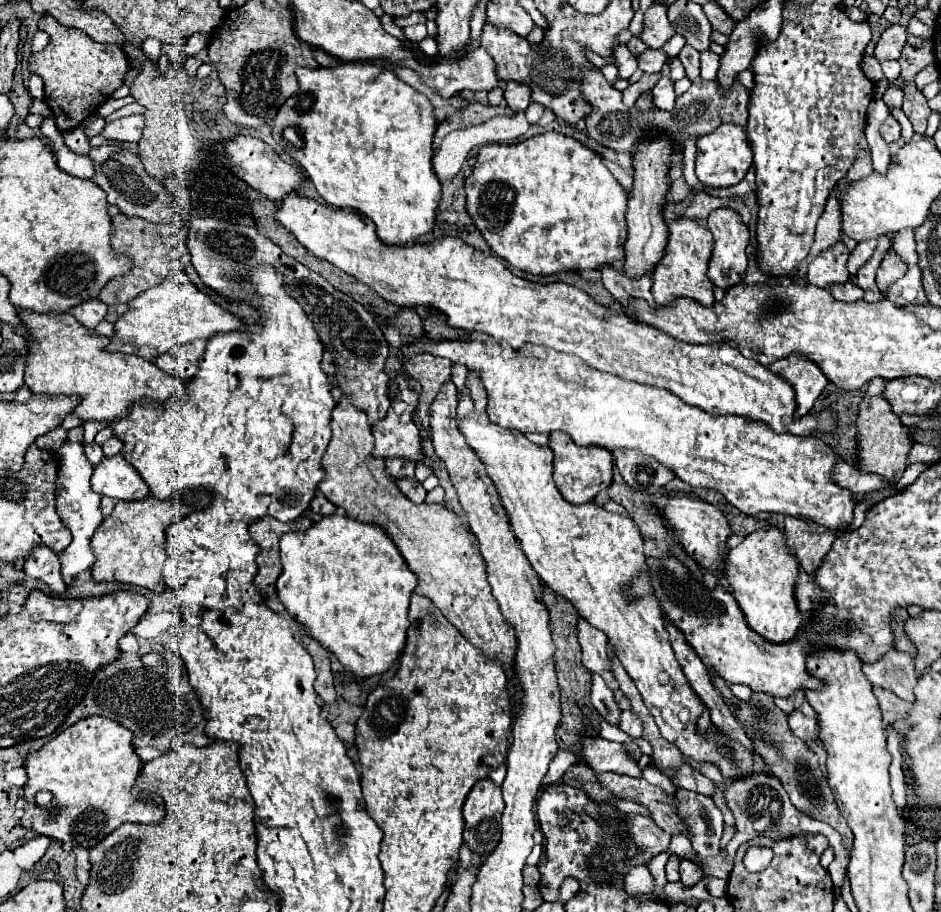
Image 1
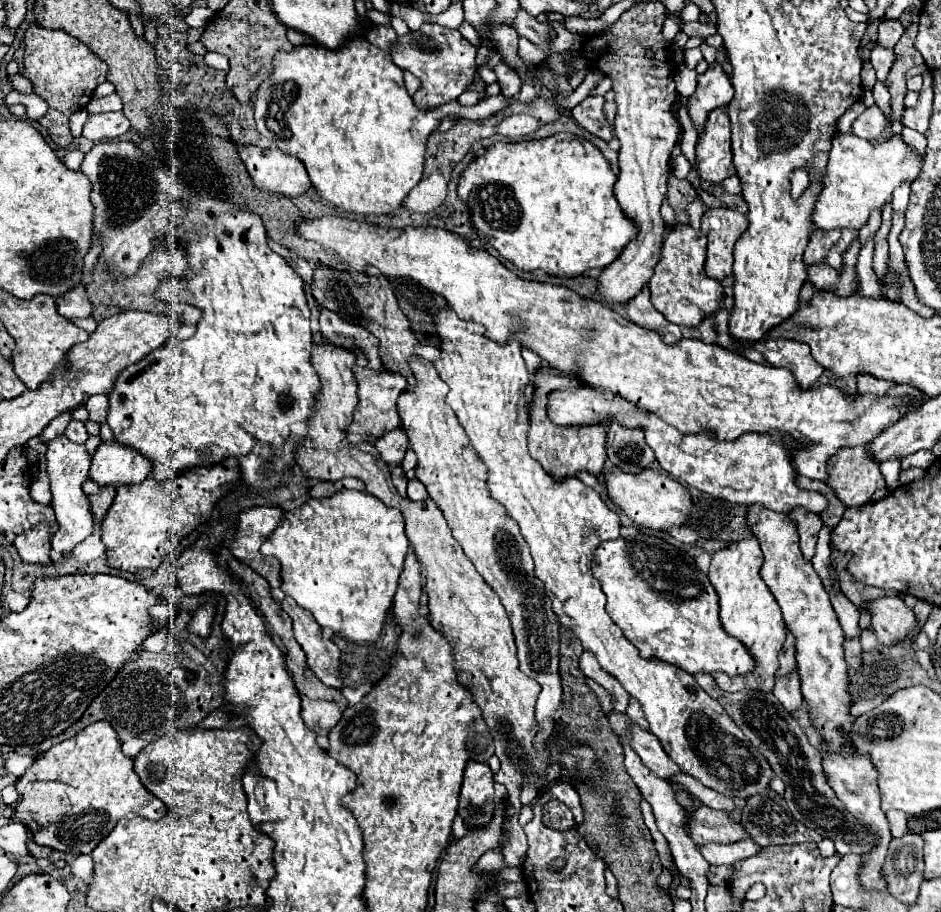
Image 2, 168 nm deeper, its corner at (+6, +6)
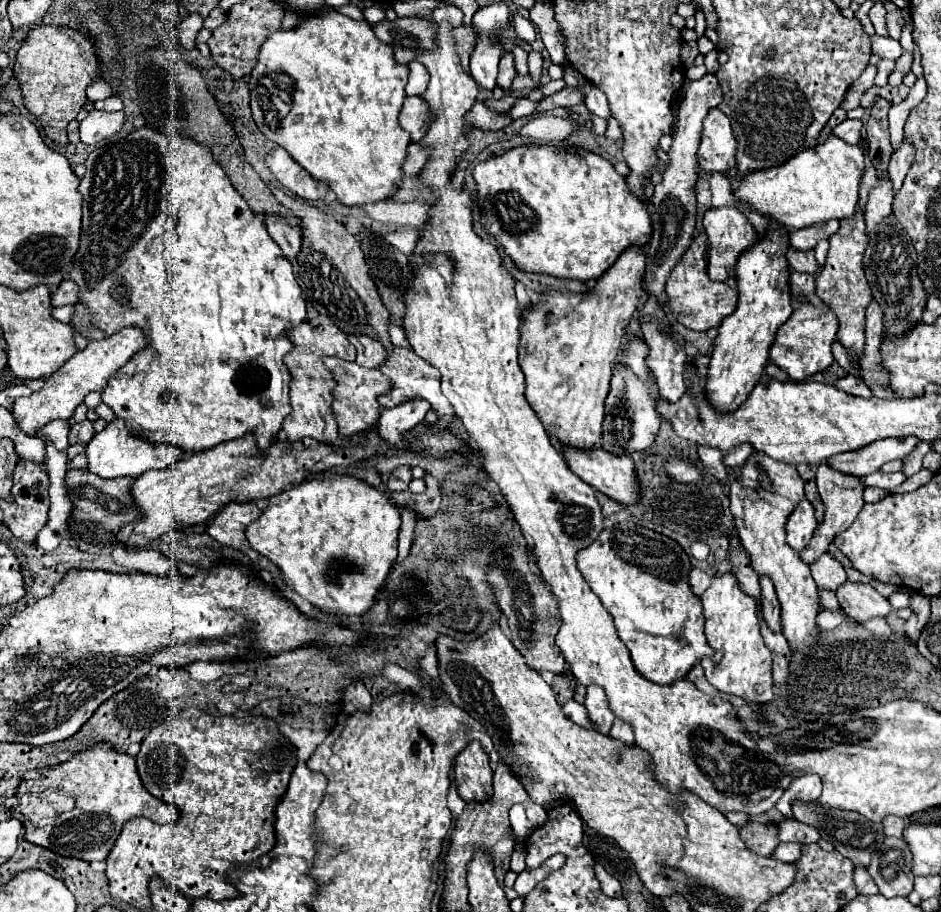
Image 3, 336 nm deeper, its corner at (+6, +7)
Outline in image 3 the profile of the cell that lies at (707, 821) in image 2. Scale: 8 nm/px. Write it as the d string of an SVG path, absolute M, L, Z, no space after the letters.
M753 821L745 823L743 827L739 827L739 835L741 835L741 839L745 841L745 845L747 845L753 853L765 855L765 857L767 857L767 855L777 847L777 843L779 843L779 839L777 839L777 829L775 829L775 827L771 827L771 825L761 825L761 823L753 823Z

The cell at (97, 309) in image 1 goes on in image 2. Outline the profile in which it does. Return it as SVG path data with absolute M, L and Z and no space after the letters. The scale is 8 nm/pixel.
M77 284L69 292L65 292L65 296L57 298L57 310L65 318L87 318L87 316L91 316L93 306L87 298L85 288L81 284Z

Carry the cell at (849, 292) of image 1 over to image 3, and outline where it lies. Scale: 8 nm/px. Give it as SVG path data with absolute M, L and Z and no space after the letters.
M789 249L787 251L787 261L789 265L799 271L799 273L819 273L819 265L817 259L813 255L813 251L797 251L797 249Z

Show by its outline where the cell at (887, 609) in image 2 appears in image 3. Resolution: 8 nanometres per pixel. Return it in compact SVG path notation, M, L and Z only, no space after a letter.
M847 581L837 589L835 595L843 611L857 623L867 623L873 617L887 617L893 611L889 599L877 593L871 585Z

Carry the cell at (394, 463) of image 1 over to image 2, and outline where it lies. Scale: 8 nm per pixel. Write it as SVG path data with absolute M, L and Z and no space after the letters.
M395 428L395 430L385 432L383 436L379 436L375 440L375 448L379 450L381 458L389 466L395 466L395 464L401 464L401 460L405 456L405 450L409 448L409 440L407 440L403 428Z

